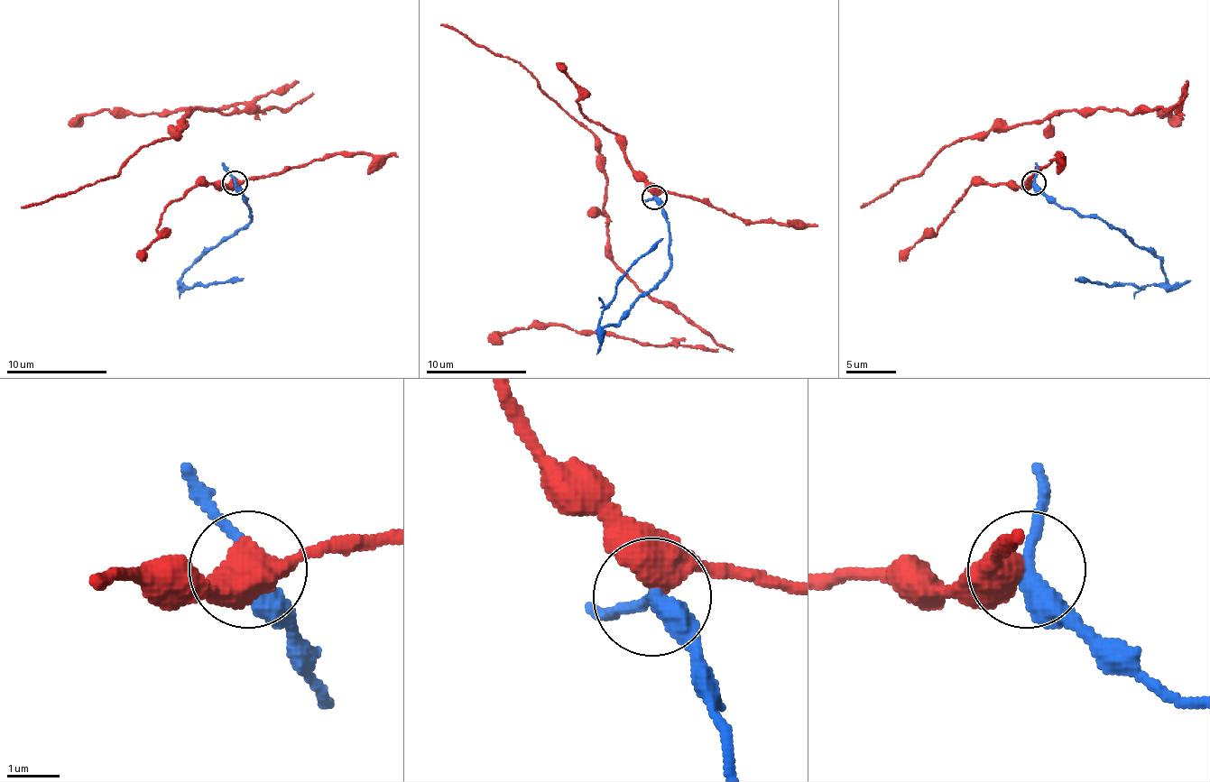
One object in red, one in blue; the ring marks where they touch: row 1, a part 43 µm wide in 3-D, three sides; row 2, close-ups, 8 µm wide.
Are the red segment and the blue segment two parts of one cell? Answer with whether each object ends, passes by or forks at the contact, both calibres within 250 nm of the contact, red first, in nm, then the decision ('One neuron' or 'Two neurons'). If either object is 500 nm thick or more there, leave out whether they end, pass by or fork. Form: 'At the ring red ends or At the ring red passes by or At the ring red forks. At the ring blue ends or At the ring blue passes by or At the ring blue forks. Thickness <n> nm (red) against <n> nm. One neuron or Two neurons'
At the ring red passes by. At the ring blue passes by. Thickness 480 nm (red) against 320 nm. Two neurons

